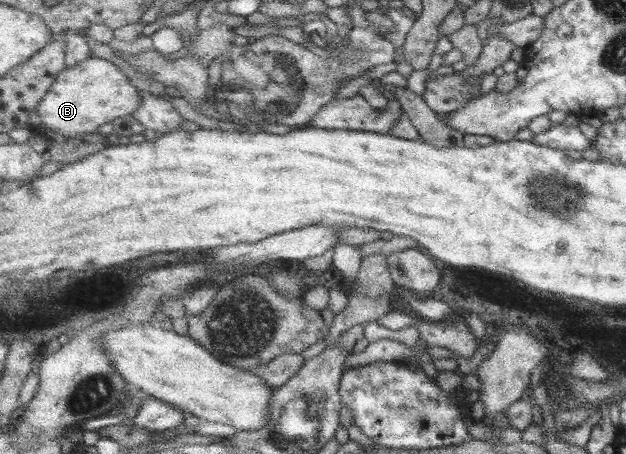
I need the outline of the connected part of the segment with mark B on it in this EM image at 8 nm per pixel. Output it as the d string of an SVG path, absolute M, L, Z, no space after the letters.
M91 56L77 65L66 66L40 102L37 111L47 128L71 138L95 134L101 125L112 123L118 117L134 116L144 103L142 92L131 85L118 65Z

